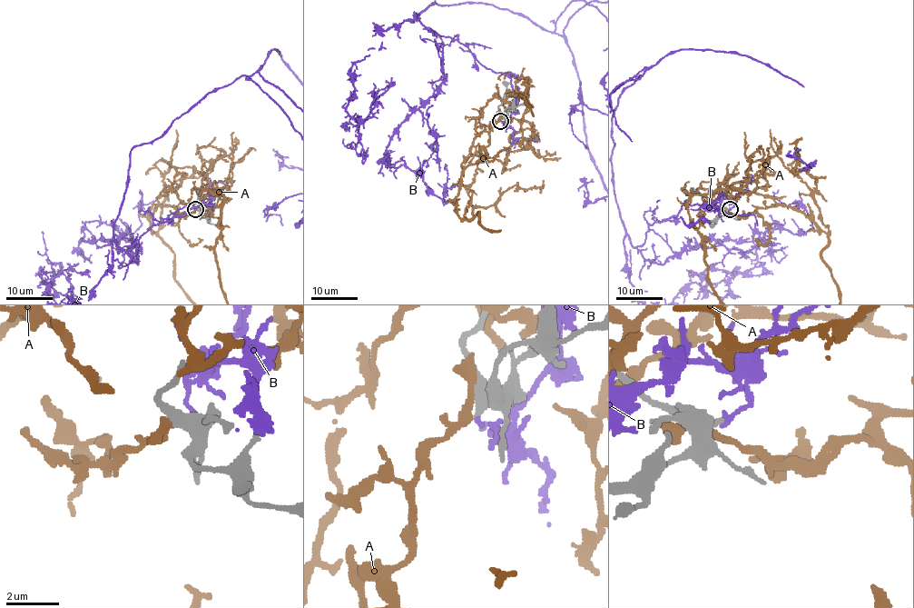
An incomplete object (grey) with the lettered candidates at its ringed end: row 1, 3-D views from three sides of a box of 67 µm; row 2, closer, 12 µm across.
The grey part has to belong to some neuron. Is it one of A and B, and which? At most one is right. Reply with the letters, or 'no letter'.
no letter

